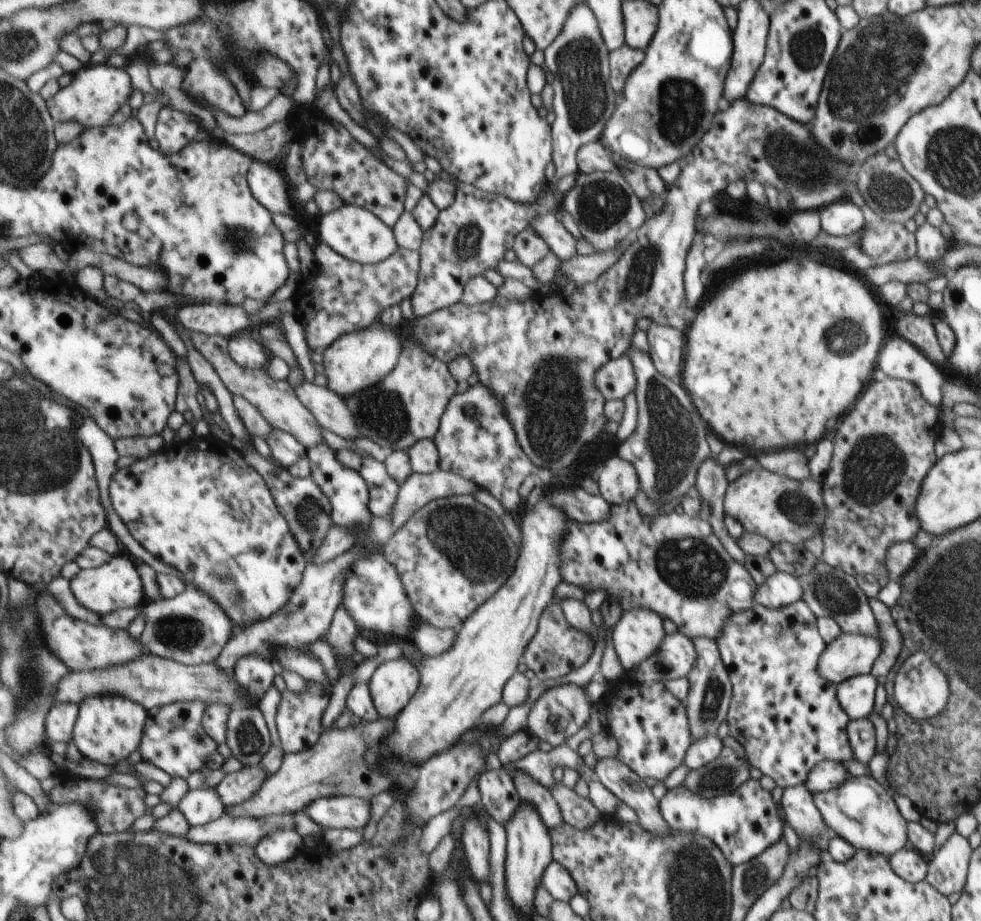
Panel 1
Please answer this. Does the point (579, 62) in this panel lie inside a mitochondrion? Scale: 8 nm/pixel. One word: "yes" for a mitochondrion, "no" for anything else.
yes

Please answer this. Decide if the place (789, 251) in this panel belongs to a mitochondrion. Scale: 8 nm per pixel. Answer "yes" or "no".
no

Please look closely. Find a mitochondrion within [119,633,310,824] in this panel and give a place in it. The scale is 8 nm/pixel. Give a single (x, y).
(249, 739)

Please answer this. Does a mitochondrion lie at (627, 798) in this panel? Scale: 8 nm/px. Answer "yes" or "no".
no

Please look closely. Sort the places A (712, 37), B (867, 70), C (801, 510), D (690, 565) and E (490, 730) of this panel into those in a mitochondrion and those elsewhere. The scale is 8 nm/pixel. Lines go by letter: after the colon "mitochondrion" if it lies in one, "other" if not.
A: other
B: mitochondrion
C: mitochondrion
D: mitochondrion
E: other

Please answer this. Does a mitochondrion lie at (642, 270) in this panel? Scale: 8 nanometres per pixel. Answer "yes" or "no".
yes

